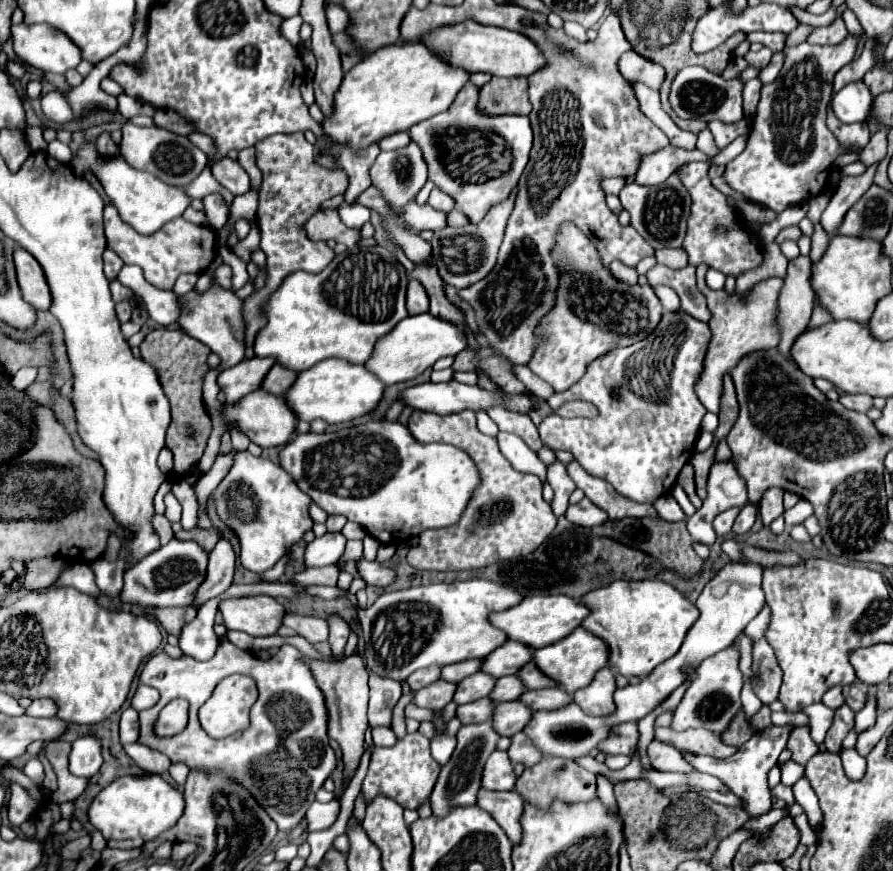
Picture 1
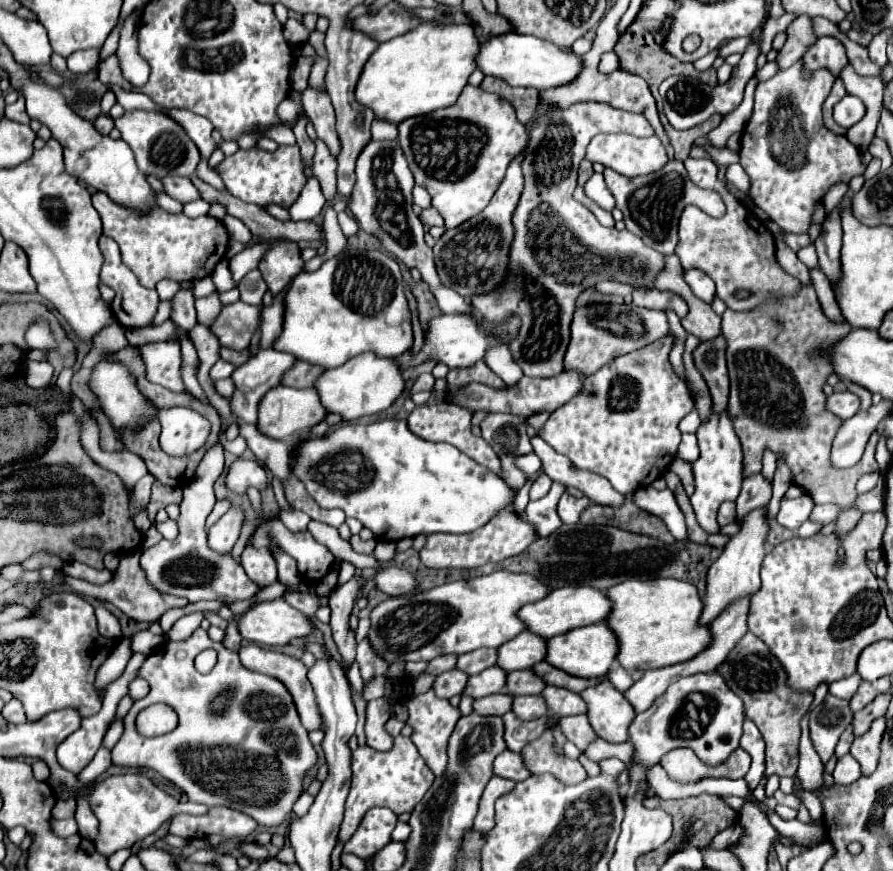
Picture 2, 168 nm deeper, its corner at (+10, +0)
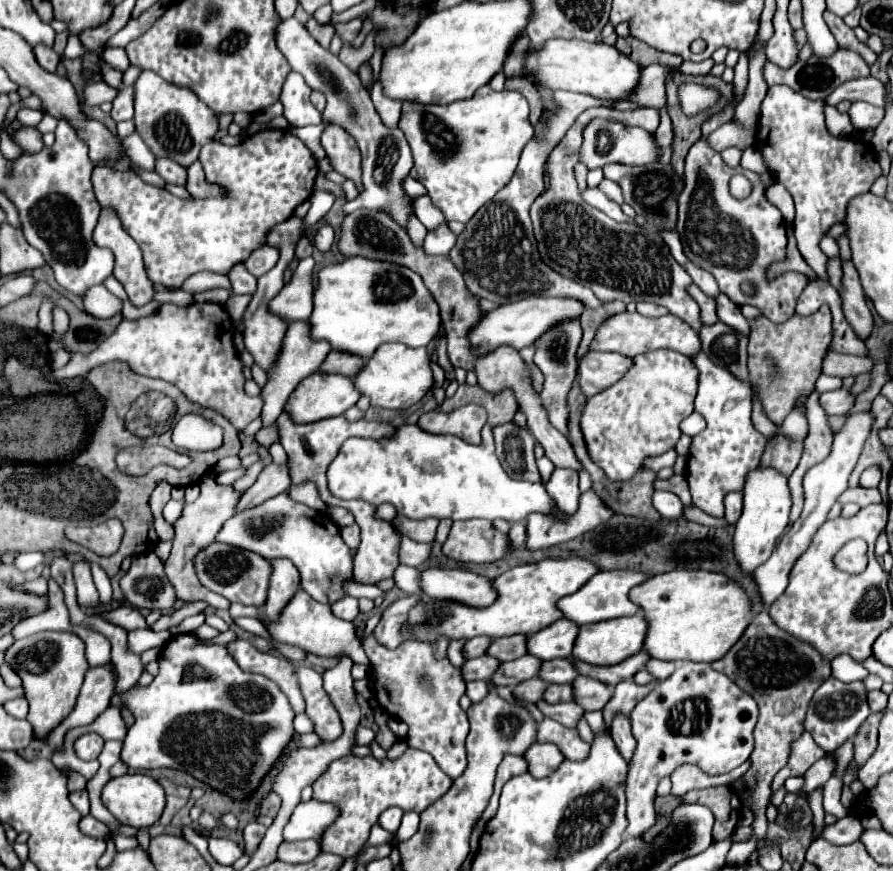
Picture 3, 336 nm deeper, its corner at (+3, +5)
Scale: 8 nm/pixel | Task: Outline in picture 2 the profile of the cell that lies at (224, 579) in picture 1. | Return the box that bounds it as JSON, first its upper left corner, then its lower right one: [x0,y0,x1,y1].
[207,508,243,554]

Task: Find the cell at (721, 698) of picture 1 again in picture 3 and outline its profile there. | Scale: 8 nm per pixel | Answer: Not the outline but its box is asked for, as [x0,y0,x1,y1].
[628,661,758,837]

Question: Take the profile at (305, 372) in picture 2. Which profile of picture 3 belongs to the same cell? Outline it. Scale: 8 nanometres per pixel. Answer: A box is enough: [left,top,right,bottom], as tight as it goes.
[320,351,364,377]

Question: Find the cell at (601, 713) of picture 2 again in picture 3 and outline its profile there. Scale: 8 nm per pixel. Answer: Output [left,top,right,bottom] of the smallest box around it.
[612,717,636,763]

